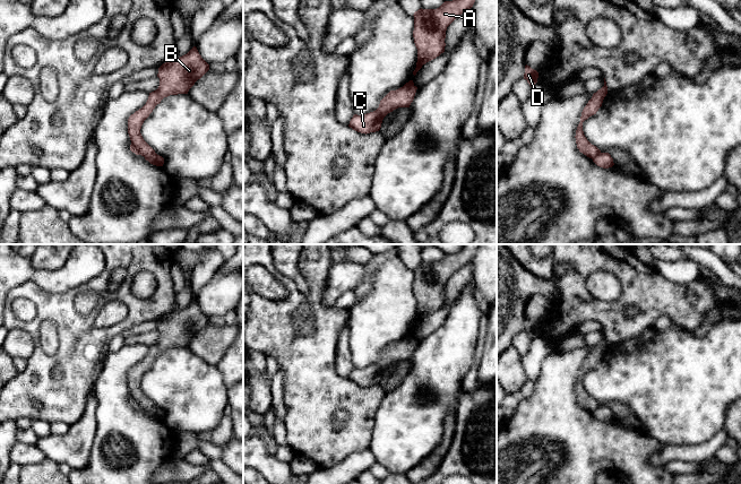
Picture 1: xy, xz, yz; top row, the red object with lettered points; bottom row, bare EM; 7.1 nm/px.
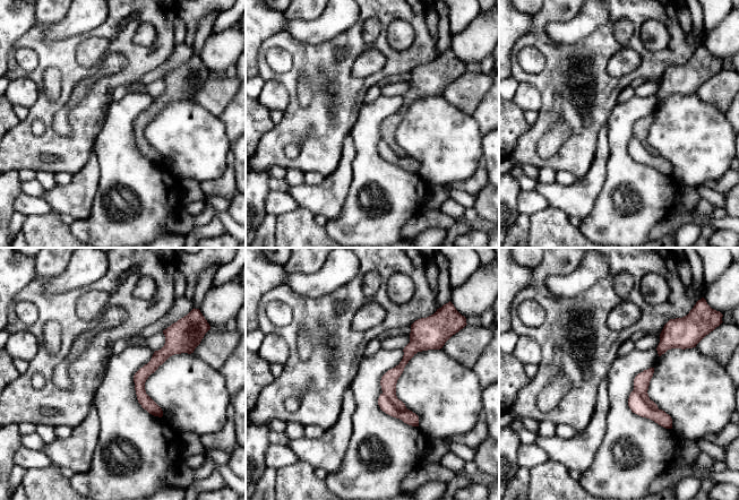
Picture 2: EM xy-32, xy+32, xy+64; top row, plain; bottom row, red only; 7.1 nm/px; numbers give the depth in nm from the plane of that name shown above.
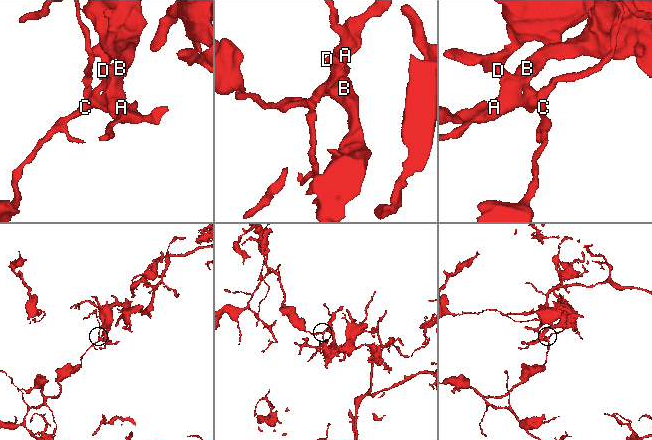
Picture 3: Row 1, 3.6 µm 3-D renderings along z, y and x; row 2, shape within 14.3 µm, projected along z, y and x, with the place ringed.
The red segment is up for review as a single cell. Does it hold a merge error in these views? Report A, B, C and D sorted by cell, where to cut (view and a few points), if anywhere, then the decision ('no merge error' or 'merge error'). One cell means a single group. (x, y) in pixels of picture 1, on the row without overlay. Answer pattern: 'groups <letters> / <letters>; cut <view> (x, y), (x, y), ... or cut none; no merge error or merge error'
groups A B D / C; cut xy (131, 396), (145, 409), (154, 409), (156, 407); merge error

